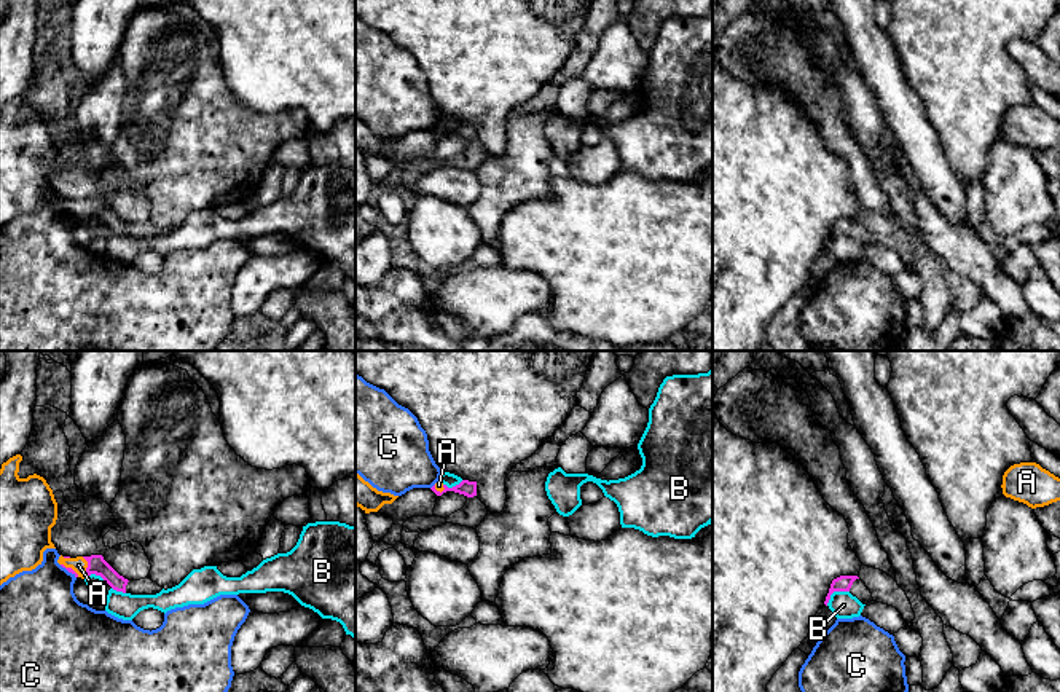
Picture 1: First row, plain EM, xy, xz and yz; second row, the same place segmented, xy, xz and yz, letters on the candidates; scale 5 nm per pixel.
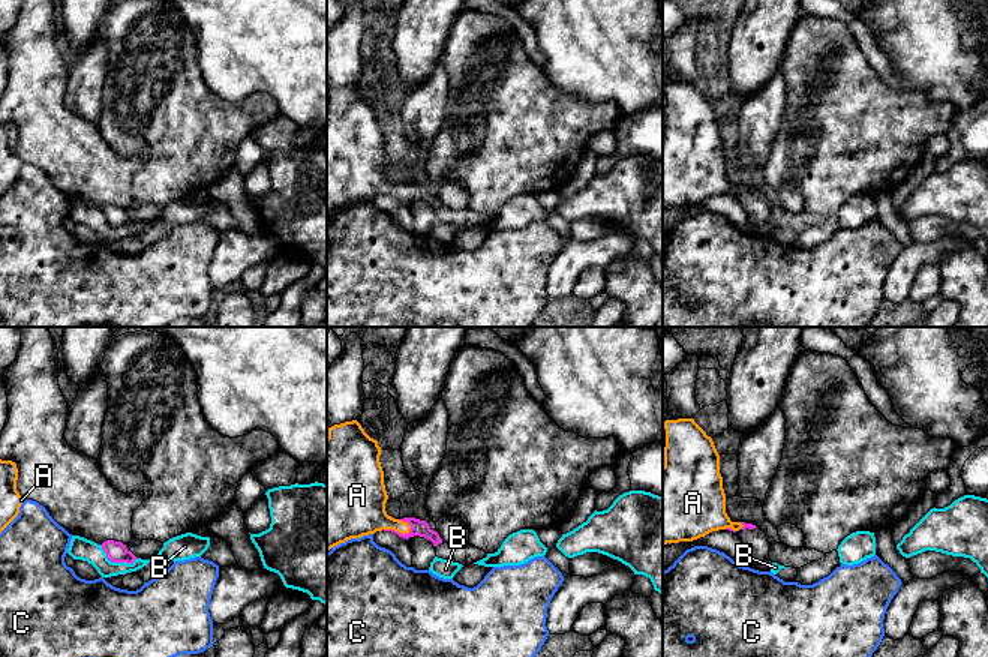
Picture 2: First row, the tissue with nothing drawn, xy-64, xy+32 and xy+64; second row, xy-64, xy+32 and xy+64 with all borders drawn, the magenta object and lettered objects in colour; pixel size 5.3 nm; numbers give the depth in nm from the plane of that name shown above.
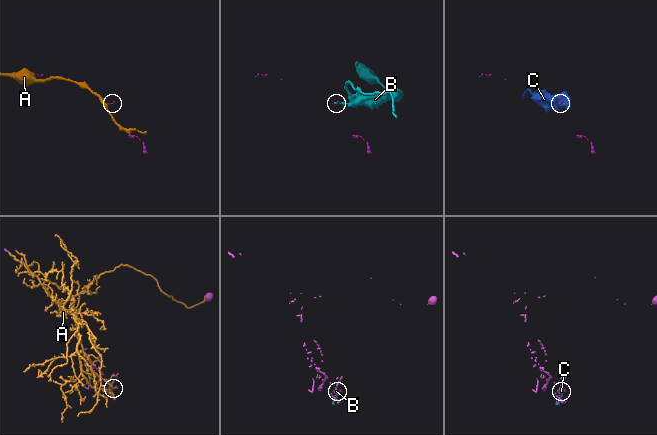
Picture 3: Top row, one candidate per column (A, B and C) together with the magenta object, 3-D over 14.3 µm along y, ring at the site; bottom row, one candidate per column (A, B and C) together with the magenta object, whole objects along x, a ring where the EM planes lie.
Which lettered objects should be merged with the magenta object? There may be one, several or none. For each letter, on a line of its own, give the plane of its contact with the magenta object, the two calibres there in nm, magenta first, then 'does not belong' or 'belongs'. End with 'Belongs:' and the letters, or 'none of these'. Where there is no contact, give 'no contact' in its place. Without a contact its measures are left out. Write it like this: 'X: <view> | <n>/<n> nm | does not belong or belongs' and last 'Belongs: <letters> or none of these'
A: xy | 100/80 nm | belongs
B: yz | 80/140 nm | does not belong
C: xz | 80/360 nm | does not belong
Belongs: A

